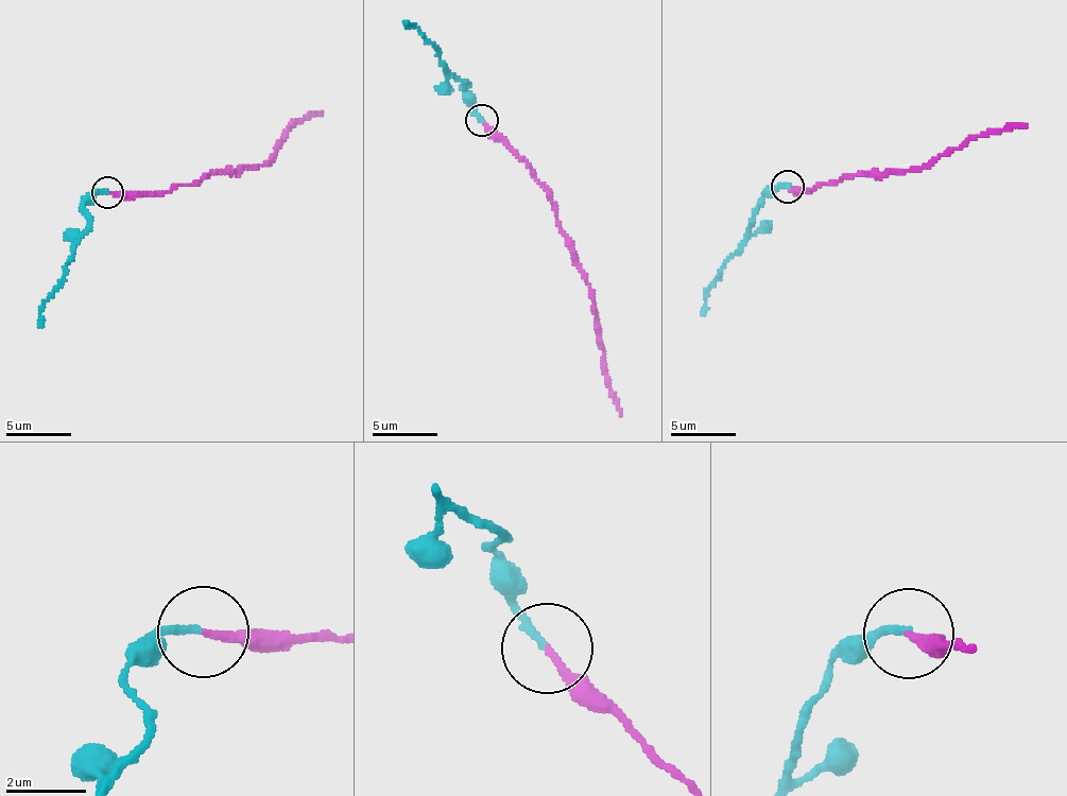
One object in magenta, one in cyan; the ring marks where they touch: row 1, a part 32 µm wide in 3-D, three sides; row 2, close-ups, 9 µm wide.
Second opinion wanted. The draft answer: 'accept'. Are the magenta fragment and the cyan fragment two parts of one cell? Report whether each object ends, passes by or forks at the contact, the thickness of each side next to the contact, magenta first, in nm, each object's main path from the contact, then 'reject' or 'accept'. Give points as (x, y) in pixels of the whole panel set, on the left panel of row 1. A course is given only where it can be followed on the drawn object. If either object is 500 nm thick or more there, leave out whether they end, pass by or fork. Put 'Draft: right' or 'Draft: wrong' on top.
Draft: wrong
magenta ends | cyan ends | 180/180 nm | magenta via (107, 193), (167, 192), (208, 174), (263, 166), (274, 161), (288, 131), (296, 123), (322, 111) | cyan via (107, 193), (84, 204), (88, 230), (75, 243), (62, 287), (39, 310), (41, 326) | reject

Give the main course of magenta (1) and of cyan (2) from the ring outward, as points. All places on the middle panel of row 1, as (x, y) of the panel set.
1: (481, 121), (527, 163), (556, 212), (556, 225), (589, 288), (605, 374), (621, 416)
2: (481, 121), (463, 83), (449, 73), (432, 42), (407, 21)

